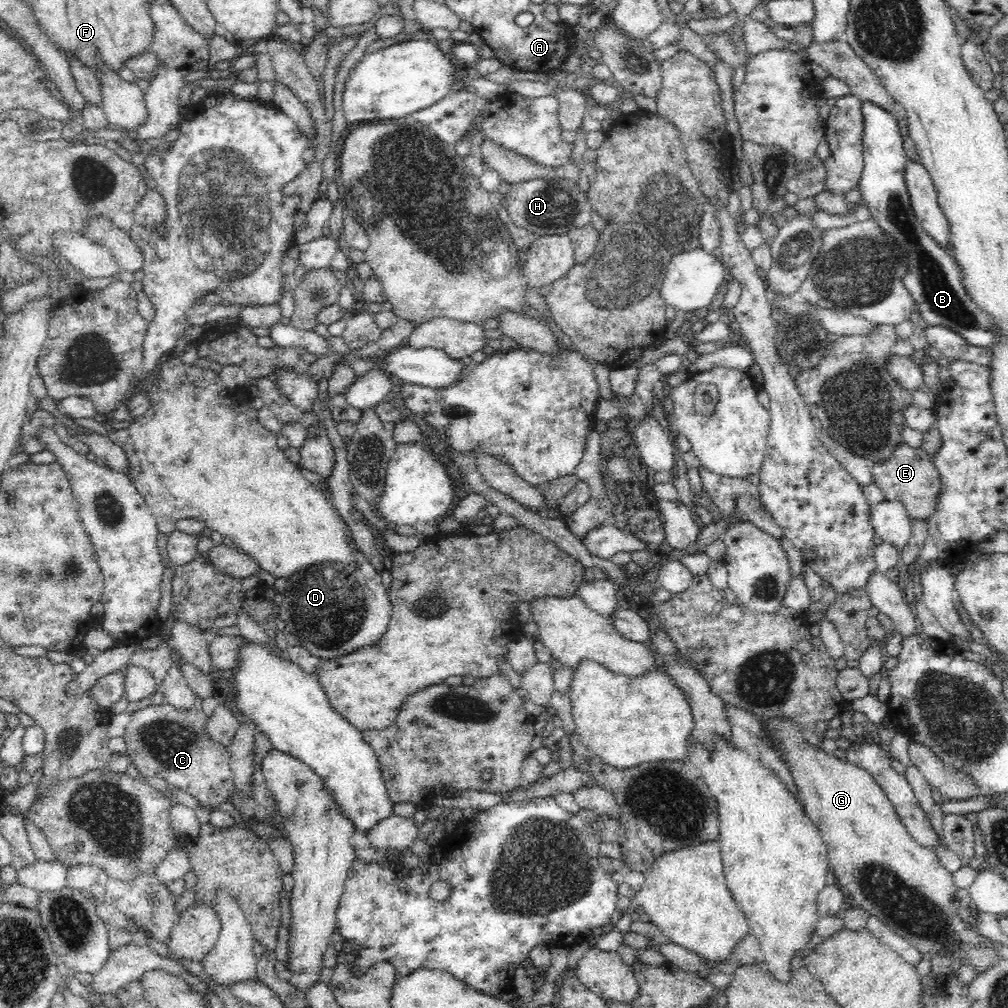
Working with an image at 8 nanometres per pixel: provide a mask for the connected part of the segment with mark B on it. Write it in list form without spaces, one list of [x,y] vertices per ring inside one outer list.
[[[861,102],[862,113],[864,115],[863,128],[863,151],[864,151],[864,166],[859,180],[859,188],[861,198],[864,201],[864,206],[867,206],[871,211],[871,218],[876,221],[882,228],[884,233],[888,233],[896,239],[896,243],[900,244],[904,253],[908,258],[908,273],[904,276],[904,287],[908,288],[916,307],[919,309],[922,319],[928,322],[930,326],[946,327],[957,334],[960,334],[969,344],[978,348],[987,348],[992,350],[992,345],[996,344],[997,332],[996,321],[984,316],[980,309],[976,308],[976,303],[970,299],[970,296],[965,292],[963,284],[961,284],[959,268],[949,256],[948,251],[940,246],[925,230],[922,228],[921,222],[917,219],[913,211],[909,192],[905,186],[904,168],[905,162],[908,160],[905,146],[903,145],[903,137],[900,135],[897,118],[894,118],[886,110],[876,104],[870,102]]]

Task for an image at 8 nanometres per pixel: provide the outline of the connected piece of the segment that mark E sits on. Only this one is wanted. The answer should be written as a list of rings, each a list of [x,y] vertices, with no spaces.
[[[901,443],[892,457],[872,464],[872,479],[884,493],[885,500],[902,503],[912,519],[927,520],[936,512],[941,486],[940,475],[932,457],[920,447],[912,448]]]

